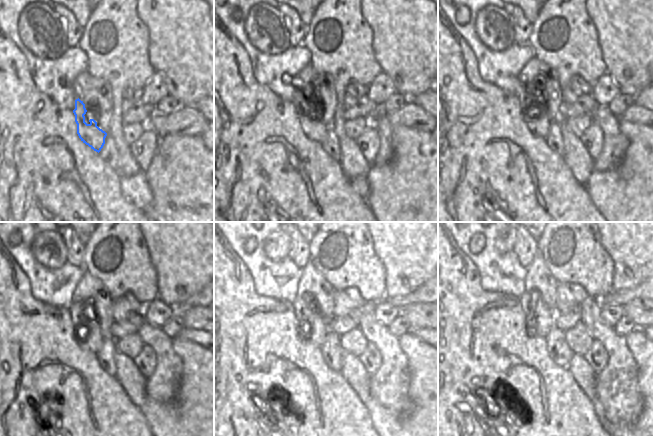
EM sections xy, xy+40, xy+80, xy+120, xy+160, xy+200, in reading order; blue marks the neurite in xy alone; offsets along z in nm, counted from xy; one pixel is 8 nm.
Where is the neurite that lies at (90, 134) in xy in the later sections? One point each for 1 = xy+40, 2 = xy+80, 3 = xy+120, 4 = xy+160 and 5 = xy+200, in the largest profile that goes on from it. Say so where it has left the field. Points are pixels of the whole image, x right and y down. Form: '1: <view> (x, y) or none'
1: xy+40 (315, 130)
2: xy+80 (539, 125)
3: xy+120 (89, 332)
4: xy+160 (313, 327)
5: xy+200 (540, 318)

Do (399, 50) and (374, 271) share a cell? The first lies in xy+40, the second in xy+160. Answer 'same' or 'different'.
different

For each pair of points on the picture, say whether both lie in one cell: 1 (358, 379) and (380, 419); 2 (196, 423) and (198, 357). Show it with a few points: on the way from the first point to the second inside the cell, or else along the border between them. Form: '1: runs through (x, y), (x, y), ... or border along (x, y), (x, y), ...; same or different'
1: border along (371, 397), (364, 404); different
2: runs through (198, 407), (198, 373); same

